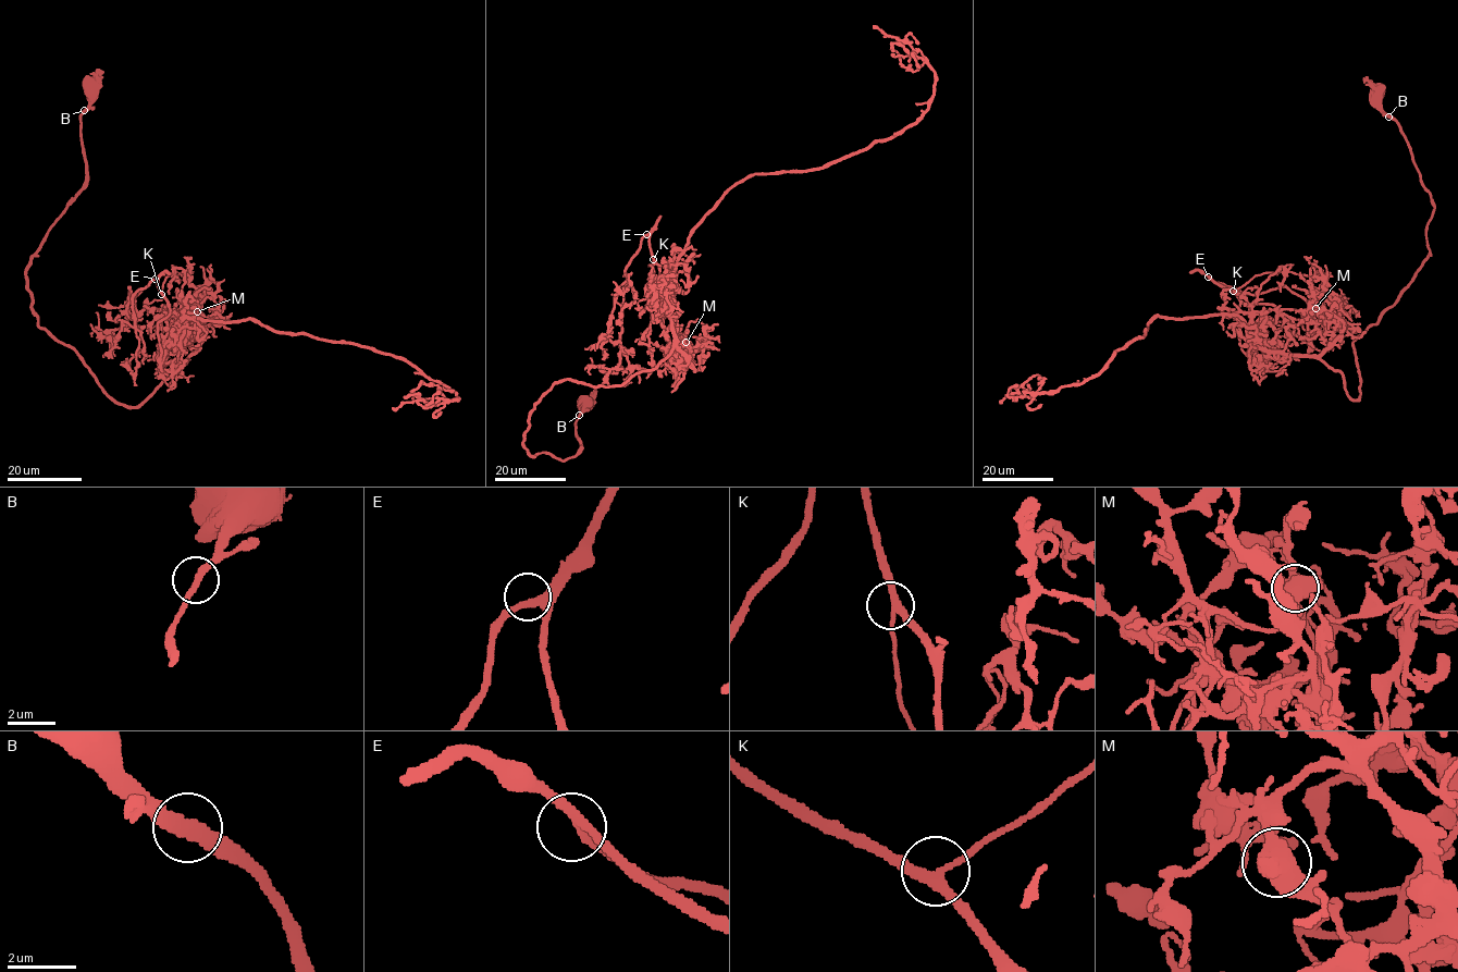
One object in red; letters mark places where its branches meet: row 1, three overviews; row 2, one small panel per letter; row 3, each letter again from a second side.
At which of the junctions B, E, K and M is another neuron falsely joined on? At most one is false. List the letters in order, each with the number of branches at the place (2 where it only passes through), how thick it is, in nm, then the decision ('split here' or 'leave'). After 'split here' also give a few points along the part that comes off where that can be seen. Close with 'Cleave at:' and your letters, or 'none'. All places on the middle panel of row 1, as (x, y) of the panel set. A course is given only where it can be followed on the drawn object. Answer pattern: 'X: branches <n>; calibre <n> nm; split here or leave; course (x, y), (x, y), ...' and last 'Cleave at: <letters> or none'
B: branches 2; calibre 360 nm; leave
E: branches 3; calibre 260 nm; leave
K: branches 3; calibre 280 nm; leave
M: branches 2; calibre 600 nm; split here; course (687, 343), (671, 343), (658, 318), (658, 265), (644, 235), (626, 269), (628, 367), (607, 372), (592, 364)
Cleave at: M

